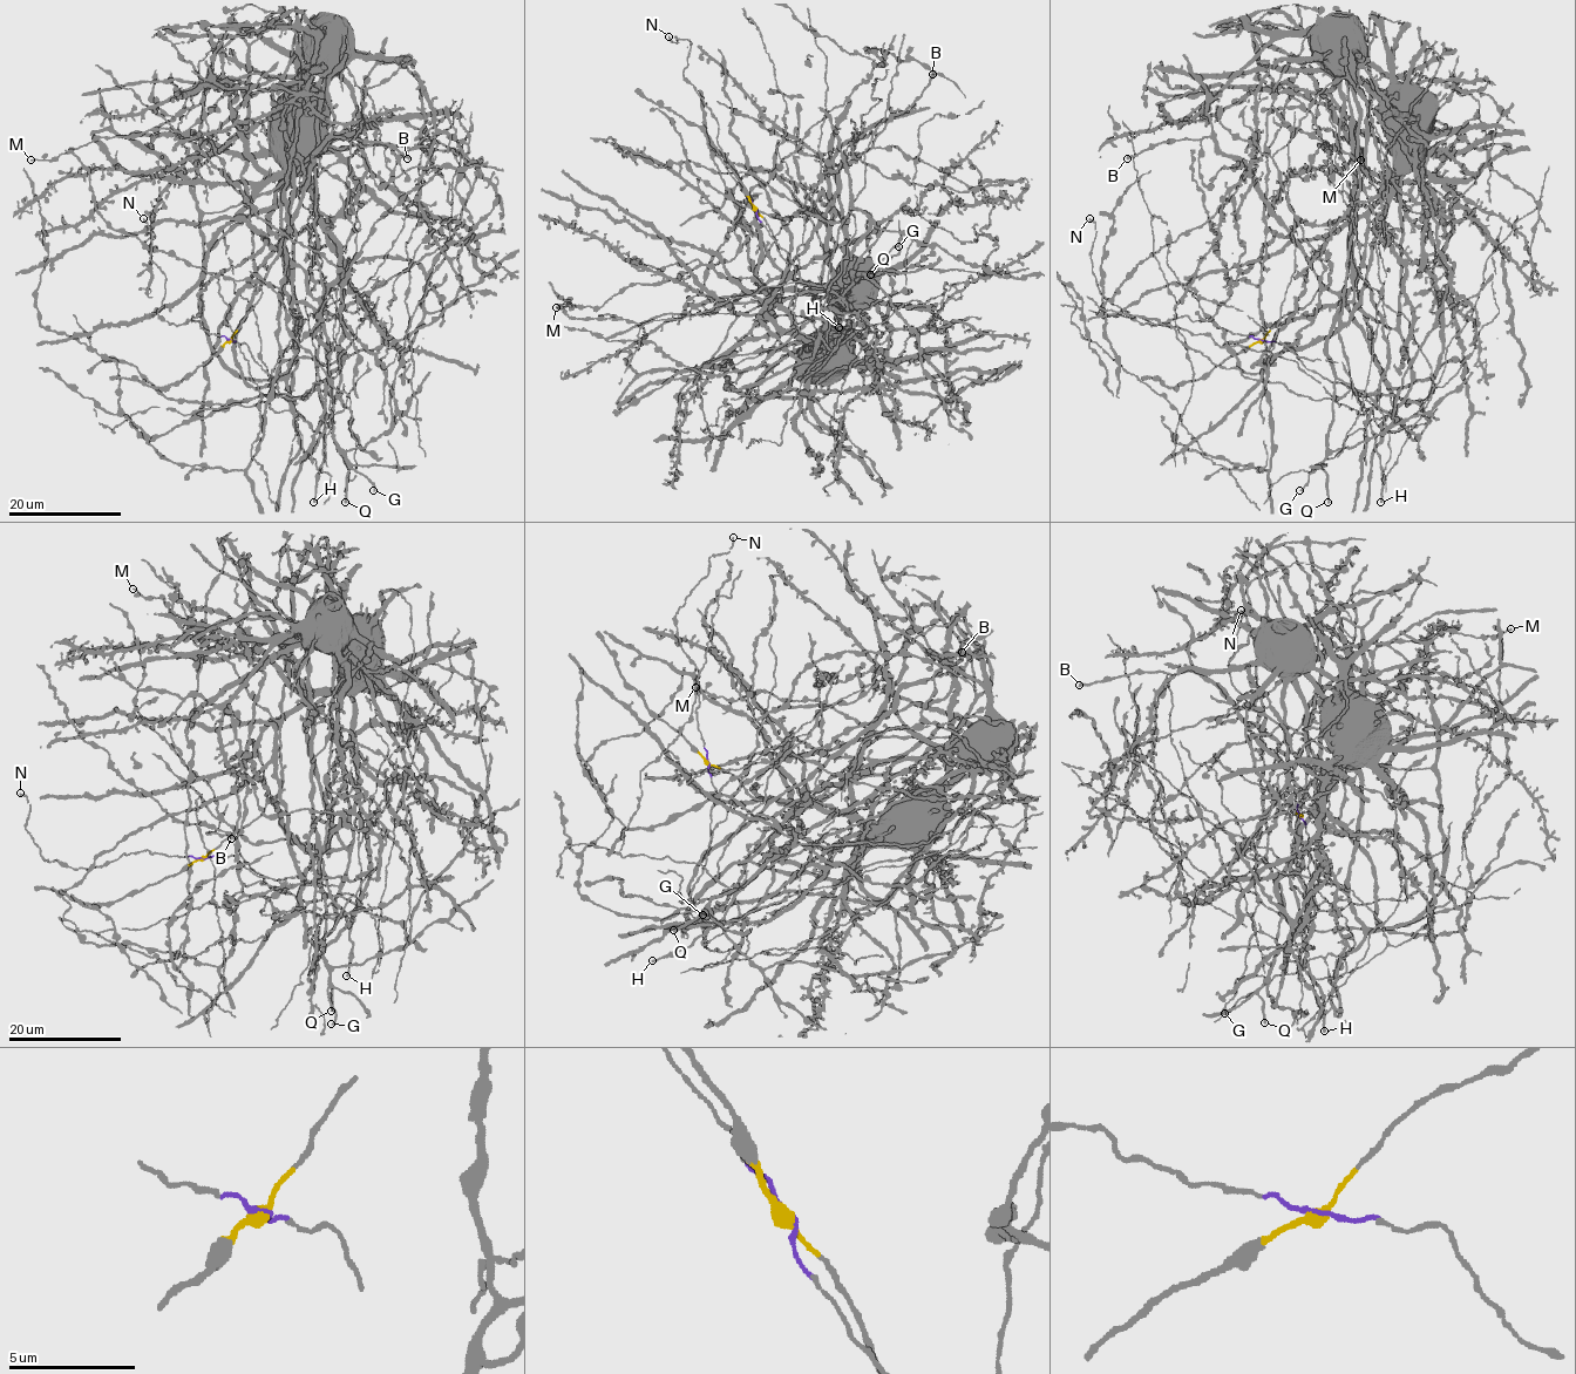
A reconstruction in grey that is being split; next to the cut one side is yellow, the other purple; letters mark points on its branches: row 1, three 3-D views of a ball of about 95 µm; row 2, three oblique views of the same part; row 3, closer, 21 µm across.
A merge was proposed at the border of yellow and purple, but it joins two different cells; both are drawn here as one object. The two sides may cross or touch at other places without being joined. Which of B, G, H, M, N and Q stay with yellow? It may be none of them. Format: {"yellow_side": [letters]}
{"yellow_side": ["B", "G", "M", "Q"]}

